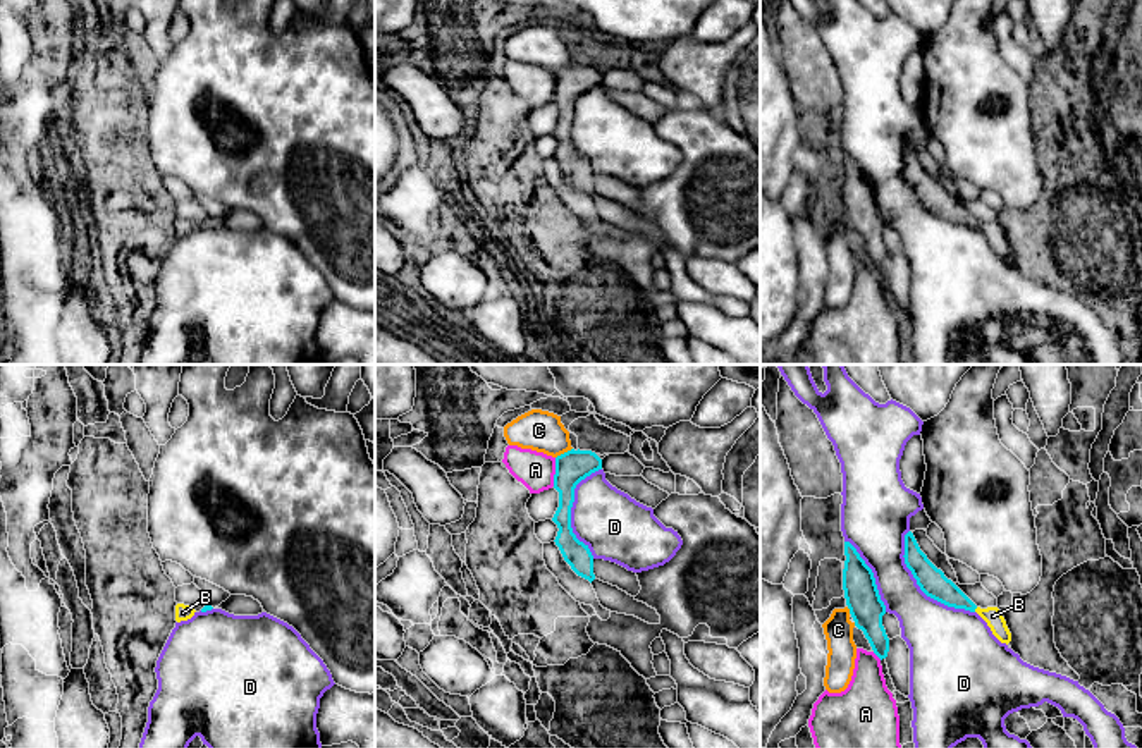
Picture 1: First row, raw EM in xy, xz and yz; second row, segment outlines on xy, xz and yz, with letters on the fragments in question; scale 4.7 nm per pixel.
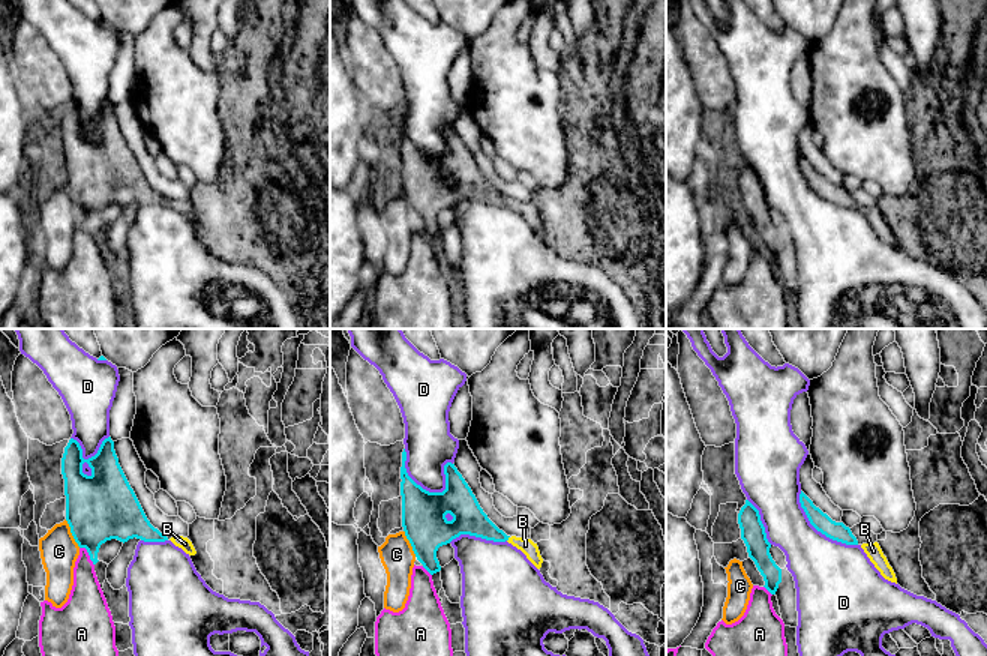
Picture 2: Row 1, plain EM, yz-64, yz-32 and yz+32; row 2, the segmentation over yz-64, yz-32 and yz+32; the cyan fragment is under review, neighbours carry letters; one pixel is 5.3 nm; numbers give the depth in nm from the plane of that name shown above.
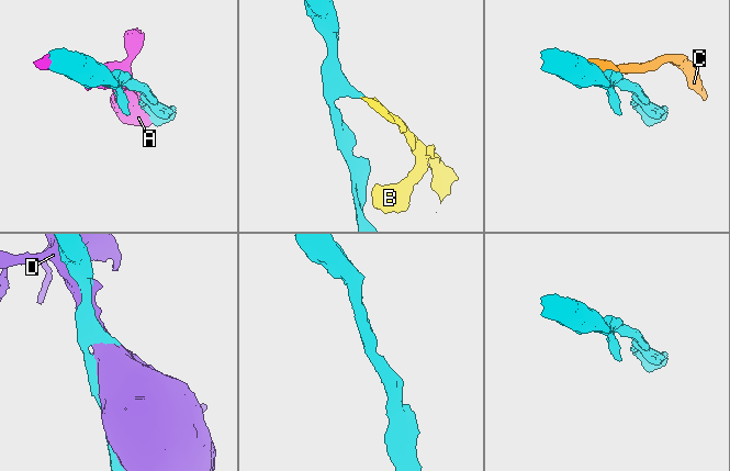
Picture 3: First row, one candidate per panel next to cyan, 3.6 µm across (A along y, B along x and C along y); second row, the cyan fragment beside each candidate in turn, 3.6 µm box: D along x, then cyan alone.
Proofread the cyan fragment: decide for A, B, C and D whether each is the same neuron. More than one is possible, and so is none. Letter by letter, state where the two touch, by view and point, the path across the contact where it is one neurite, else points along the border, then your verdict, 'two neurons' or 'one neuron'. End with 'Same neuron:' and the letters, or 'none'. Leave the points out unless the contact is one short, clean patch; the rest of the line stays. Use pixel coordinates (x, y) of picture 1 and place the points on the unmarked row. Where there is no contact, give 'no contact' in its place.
A: xz (556, 86) | two neurons
B: yz (976, 222) | across yz (931, 195), (953, 212), (976, 222), (993, 231) | one neuron
C: xz (564, 67) | two neurons
D: yz (919, 200) | two neurons
Same neuron: B

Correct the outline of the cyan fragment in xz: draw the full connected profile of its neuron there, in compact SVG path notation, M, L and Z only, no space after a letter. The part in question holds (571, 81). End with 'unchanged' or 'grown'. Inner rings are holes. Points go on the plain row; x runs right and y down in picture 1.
M571 64L556 72L554 103L559 107L559 122L552 136L559 146L554 156L571 184L590 198L595 194L593 170L573 148L571 122L576 100L599 84L602 84L602 74L592 65Z; unchanged

